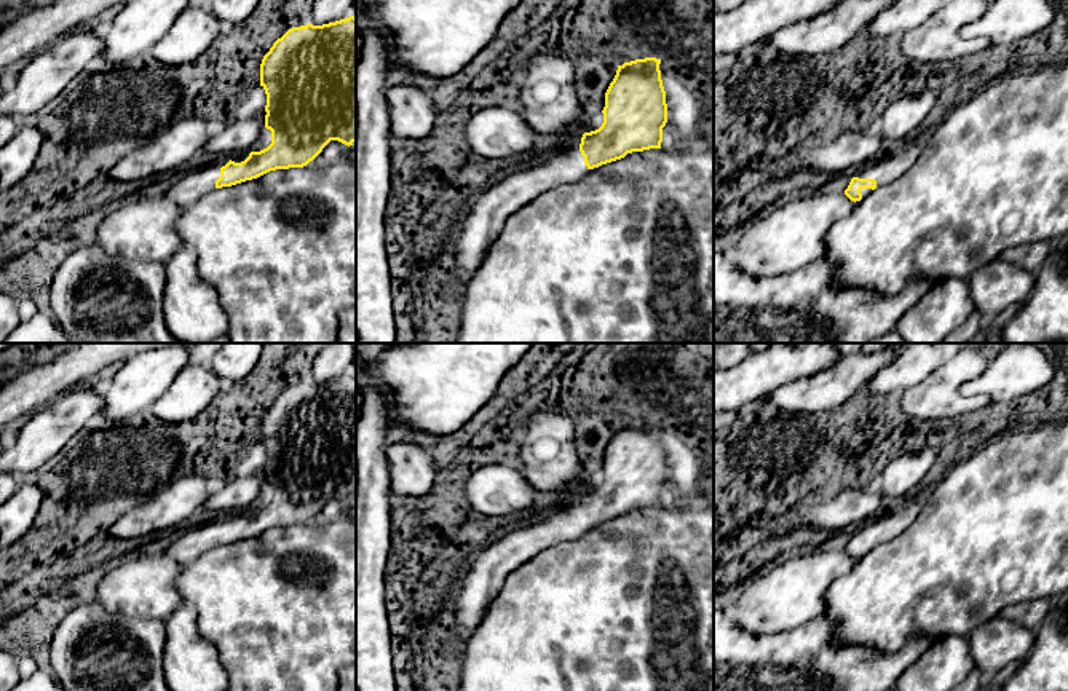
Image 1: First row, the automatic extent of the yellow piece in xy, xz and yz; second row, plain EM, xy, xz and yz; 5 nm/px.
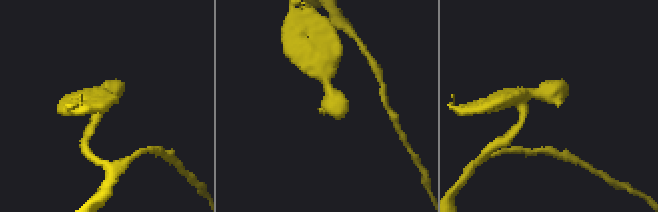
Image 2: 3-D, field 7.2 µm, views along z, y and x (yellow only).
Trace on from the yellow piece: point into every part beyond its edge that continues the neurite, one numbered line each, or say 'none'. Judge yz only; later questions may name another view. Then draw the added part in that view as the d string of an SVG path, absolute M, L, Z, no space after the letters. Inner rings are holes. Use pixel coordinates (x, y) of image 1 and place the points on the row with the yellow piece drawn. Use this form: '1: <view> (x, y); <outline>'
1: yz (893, 161); M916 142L889 147L878 158L856 169L854 177L875 179L876 187L886 185L904 174L920 153L921 147Z

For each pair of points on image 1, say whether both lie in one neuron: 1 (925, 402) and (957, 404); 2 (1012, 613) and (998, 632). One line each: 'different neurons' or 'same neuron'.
1: same neuron
2: different neurons

